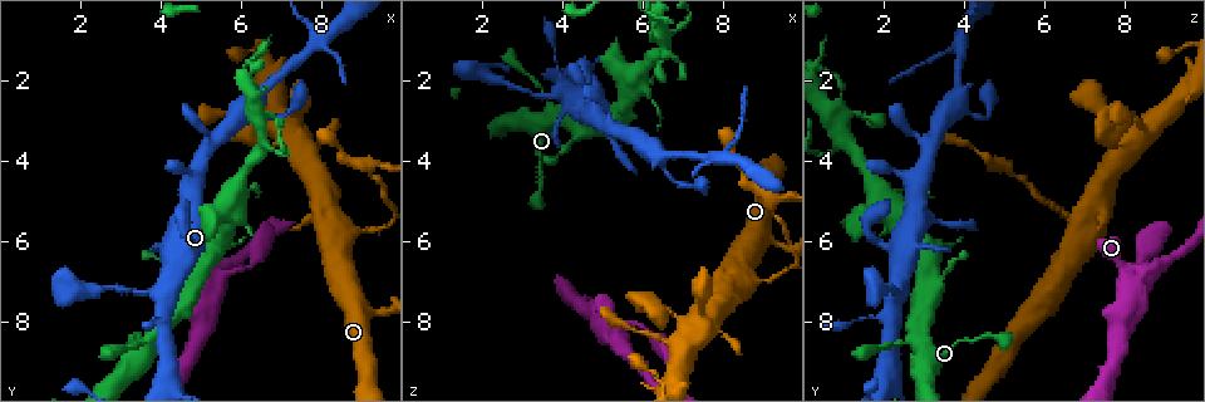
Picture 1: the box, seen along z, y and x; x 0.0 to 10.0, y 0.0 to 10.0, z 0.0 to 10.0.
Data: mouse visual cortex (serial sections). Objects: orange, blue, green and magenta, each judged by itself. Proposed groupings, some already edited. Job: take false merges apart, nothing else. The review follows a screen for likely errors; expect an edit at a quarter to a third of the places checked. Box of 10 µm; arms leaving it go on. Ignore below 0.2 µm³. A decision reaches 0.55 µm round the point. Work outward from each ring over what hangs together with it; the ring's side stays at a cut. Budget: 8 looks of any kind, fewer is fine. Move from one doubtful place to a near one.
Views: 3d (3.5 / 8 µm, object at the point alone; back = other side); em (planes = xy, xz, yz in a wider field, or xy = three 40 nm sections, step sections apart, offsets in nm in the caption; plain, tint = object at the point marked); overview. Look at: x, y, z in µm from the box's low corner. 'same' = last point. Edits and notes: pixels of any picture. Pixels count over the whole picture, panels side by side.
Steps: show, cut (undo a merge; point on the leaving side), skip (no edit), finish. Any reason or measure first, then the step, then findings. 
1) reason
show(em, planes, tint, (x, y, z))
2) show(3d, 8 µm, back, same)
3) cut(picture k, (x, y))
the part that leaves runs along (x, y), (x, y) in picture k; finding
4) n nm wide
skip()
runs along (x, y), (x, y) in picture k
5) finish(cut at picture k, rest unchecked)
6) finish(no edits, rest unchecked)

small branch off a trunk
show(3d, 3.5 µm, (9.35, 7.75, 6.10))

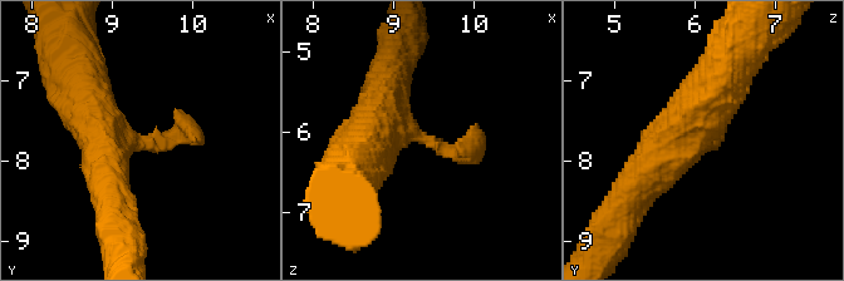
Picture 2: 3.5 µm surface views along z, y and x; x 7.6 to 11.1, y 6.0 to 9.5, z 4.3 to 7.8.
3 arms; arms of 200, 600, 700 nm
show(em, xy, step 2, tint, (9.25, 7.80, 6.05))

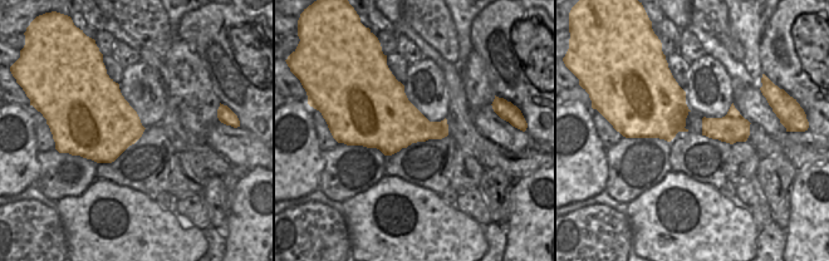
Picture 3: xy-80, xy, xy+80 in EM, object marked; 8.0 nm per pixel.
skip()
runs along (386, 85), (382, 121), (451, 153), (471, 131) in picture 2; one cell here

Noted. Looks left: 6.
calibre changes
show(em, xy, step 1, tint, (8.65, 5.80, 7.05))

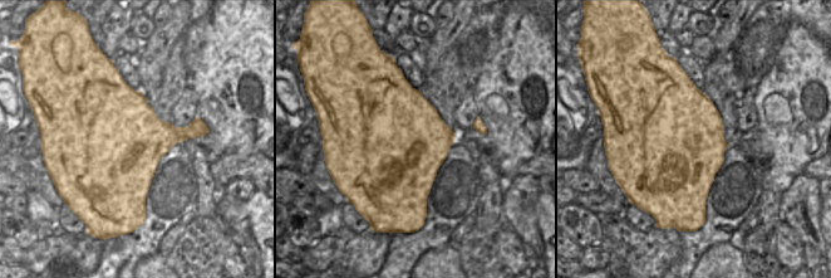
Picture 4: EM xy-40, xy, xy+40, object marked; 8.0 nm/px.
show(3d, 3.5 µm, same)

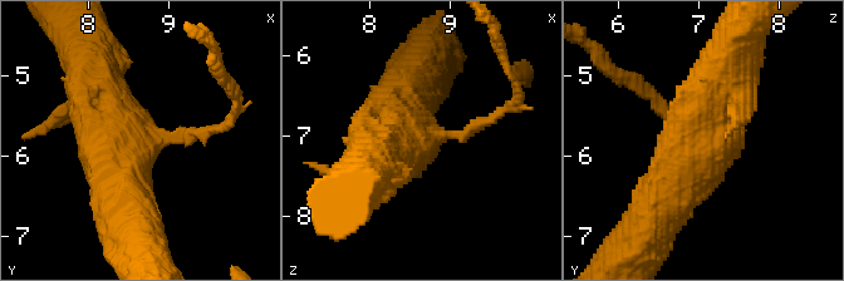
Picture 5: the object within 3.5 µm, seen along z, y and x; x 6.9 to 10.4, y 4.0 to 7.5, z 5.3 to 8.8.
950 nm wide
cut(picture 5, (492, 119))
the part that leaves runs along (450, 134), (519, 99), (511, 73) in picture 5; two cells meet here

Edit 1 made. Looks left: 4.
show(overview)

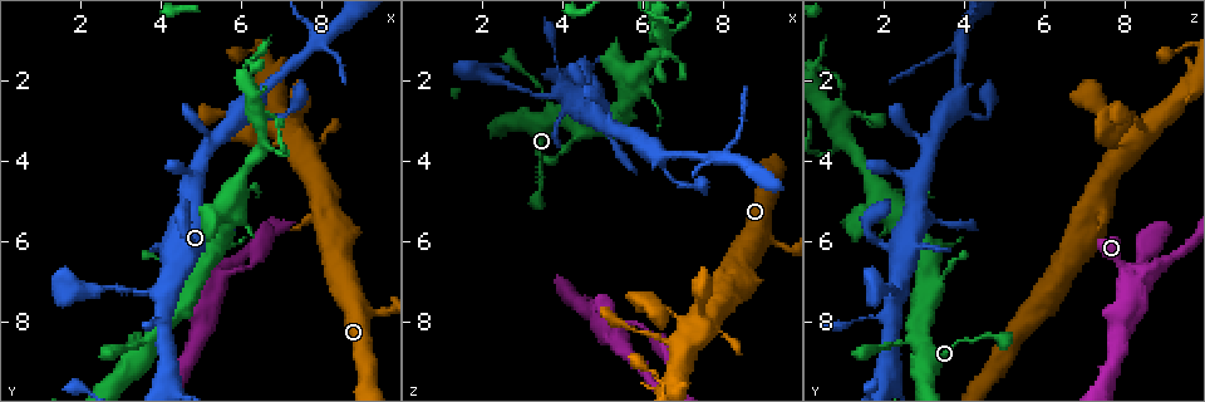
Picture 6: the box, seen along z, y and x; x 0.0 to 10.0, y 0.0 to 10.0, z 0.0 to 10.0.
two arms in line, one across
show(3d, 3.5 µm, (7.90, 1.15, 3.90))

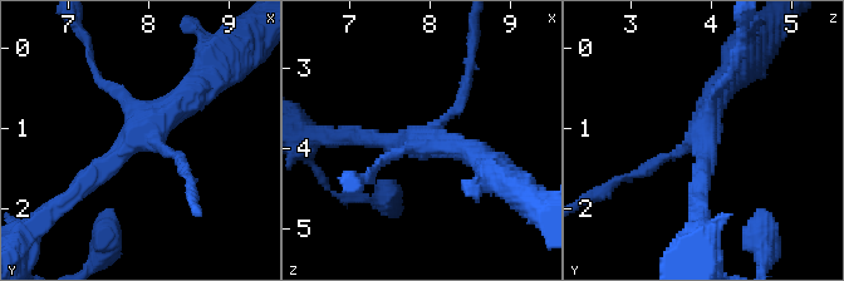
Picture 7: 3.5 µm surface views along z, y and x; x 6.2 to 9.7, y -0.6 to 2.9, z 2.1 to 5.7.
skip()
runs along (74, 192), (201, 88) in picture 7; one cell here

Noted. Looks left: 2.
finish(cut at picture 5, rest unchecked)

